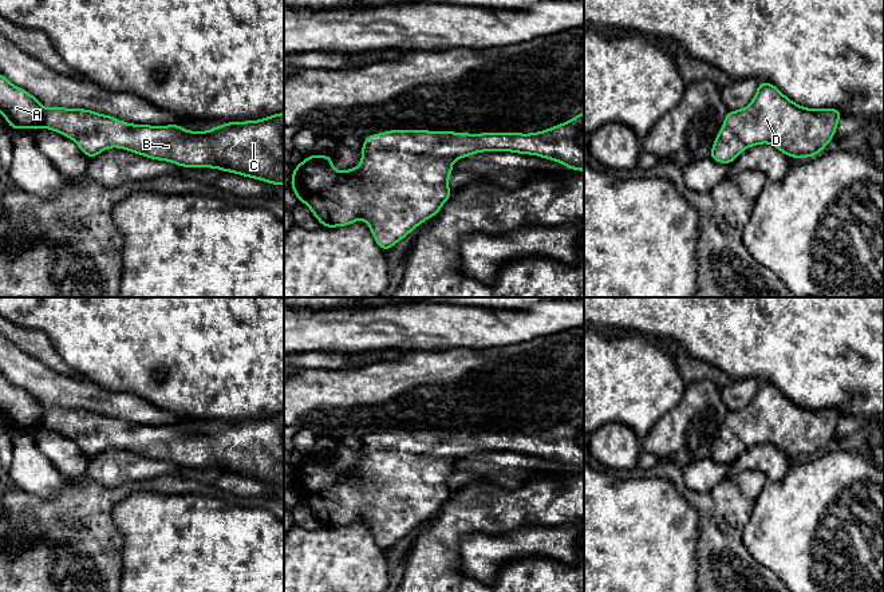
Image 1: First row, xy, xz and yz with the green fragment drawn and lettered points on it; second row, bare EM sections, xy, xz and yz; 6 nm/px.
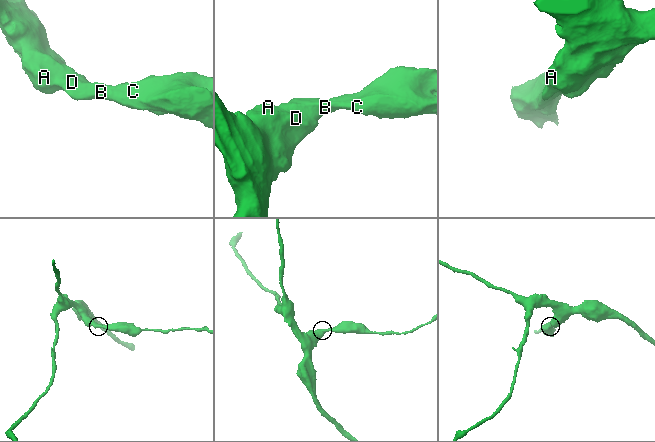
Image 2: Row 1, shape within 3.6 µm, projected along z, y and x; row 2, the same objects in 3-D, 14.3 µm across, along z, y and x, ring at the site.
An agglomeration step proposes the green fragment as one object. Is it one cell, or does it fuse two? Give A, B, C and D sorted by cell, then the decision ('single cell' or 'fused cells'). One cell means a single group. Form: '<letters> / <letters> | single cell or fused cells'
A B C D | single cell

